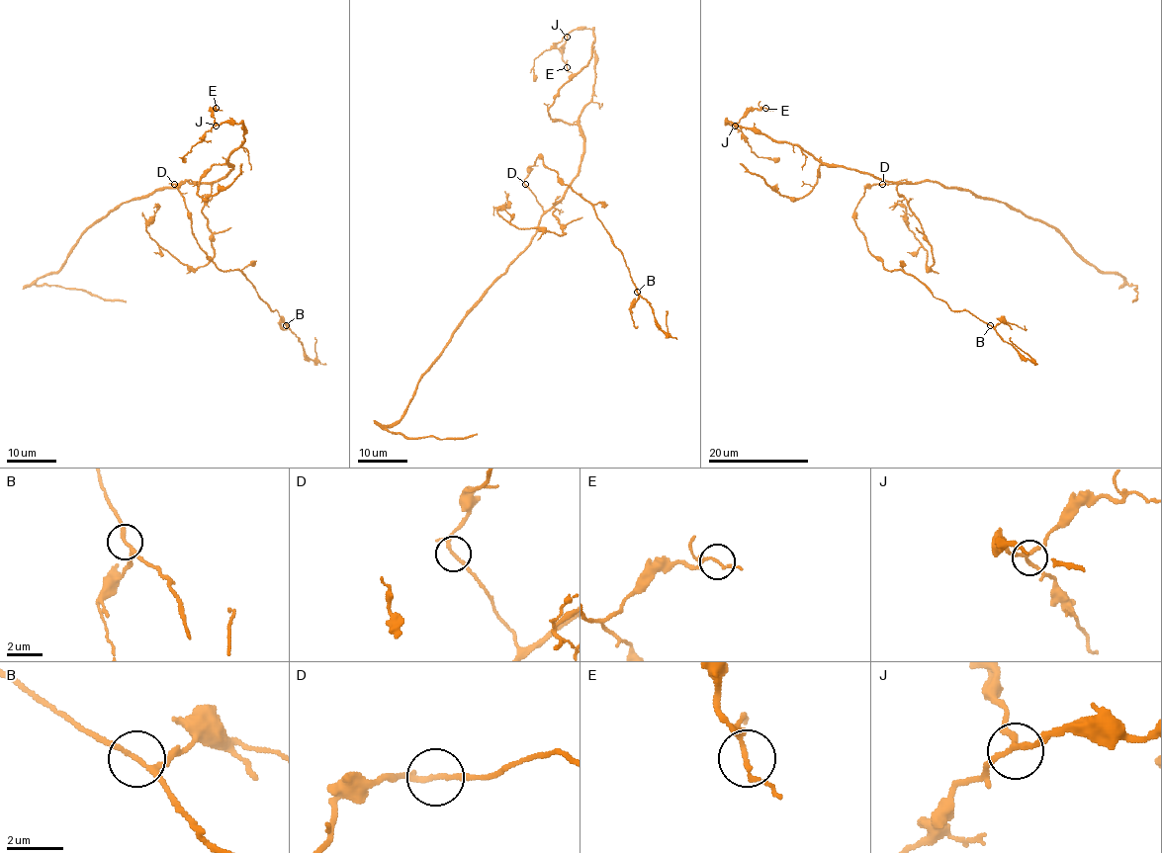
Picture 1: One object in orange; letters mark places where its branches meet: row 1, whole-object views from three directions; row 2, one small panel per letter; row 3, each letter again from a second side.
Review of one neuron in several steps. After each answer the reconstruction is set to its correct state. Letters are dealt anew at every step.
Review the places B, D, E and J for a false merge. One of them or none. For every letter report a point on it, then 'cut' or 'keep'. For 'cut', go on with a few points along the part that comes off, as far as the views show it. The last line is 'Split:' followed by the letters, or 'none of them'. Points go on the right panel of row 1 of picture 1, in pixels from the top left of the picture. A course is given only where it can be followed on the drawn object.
B: place (990, 325); keep
D: place (882, 184); keep
E: place (765, 108); keep
J: place (735, 126); keep
Split: none of them

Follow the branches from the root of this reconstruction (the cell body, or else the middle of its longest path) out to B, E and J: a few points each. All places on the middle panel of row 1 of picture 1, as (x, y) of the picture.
B: (543, 211), (524, 183), (528, 168), (538, 156), (565, 184), (592, 206), (597, 219), (621, 251), (637, 292)
E: (543, 211), (562, 197), (582, 156), (580, 114), (594, 83), (590, 29), (567, 36), (567, 67)
J: (543, 211), (578, 174), (580, 114), (594, 83), (592, 30), (574, 29), (567, 37)

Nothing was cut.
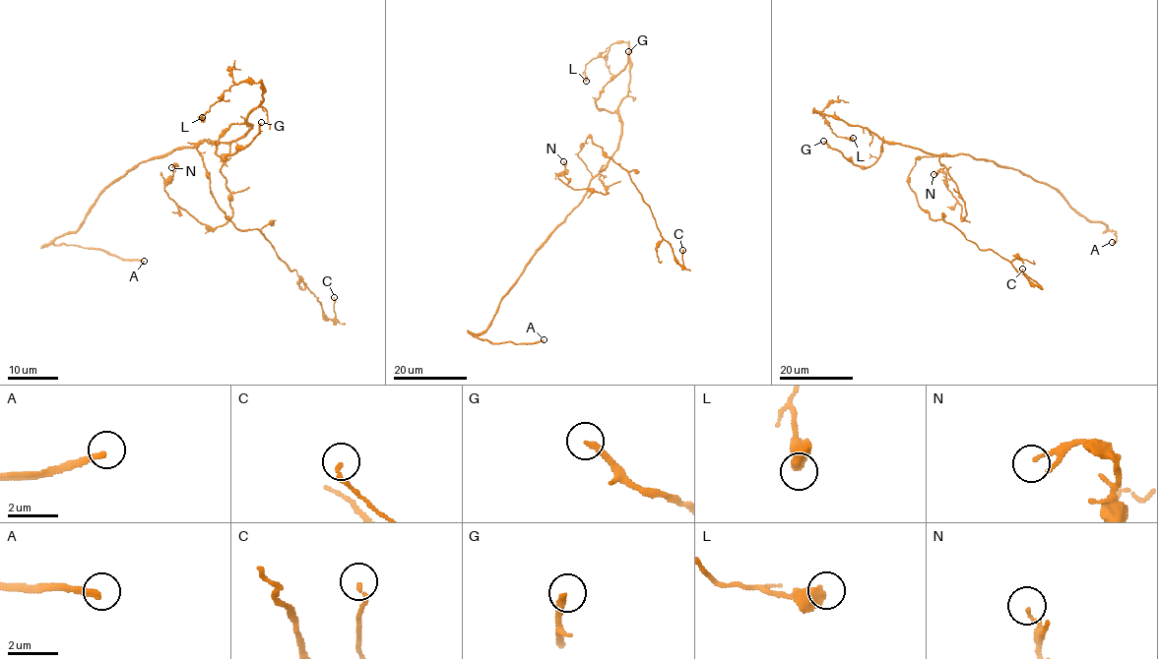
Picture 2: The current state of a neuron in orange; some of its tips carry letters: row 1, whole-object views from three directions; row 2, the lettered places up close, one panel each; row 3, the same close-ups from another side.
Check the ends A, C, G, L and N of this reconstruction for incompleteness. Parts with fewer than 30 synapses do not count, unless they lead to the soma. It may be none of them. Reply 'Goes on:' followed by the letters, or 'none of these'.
Goes on: A, G

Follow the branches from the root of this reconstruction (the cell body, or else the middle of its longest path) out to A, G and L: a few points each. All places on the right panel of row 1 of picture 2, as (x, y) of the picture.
A: (948, 154), (993, 160), (1052, 186), (1088, 219), (1101, 221), (1115, 230), (1117, 240), (1112, 242)
G: (948, 154), (932, 154), (908, 146), (883, 142), (879, 156), (869, 166), (860, 167), (823, 141)
L: (948, 154), (932, 154), (888, 143), (867, 128), (814, 111), (837, 137), (853, 138)

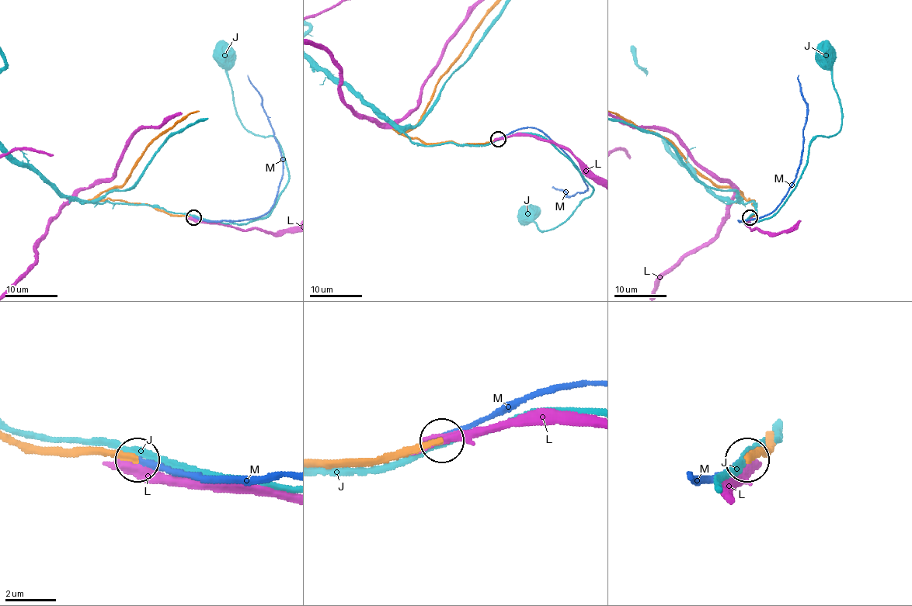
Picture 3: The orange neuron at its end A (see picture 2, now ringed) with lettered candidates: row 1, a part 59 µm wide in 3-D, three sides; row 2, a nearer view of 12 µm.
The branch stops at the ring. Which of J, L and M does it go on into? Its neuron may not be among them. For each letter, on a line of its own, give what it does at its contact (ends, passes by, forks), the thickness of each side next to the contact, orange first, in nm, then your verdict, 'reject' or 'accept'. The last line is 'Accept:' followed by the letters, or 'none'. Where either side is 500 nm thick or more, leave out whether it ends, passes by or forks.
J: it passes by; calibres 300 and 240 nm; reject
L: it ends; calibres 280 and 480 nm; reject
M: it ends; calibres 240 and 170 nm; reject
Accept: none

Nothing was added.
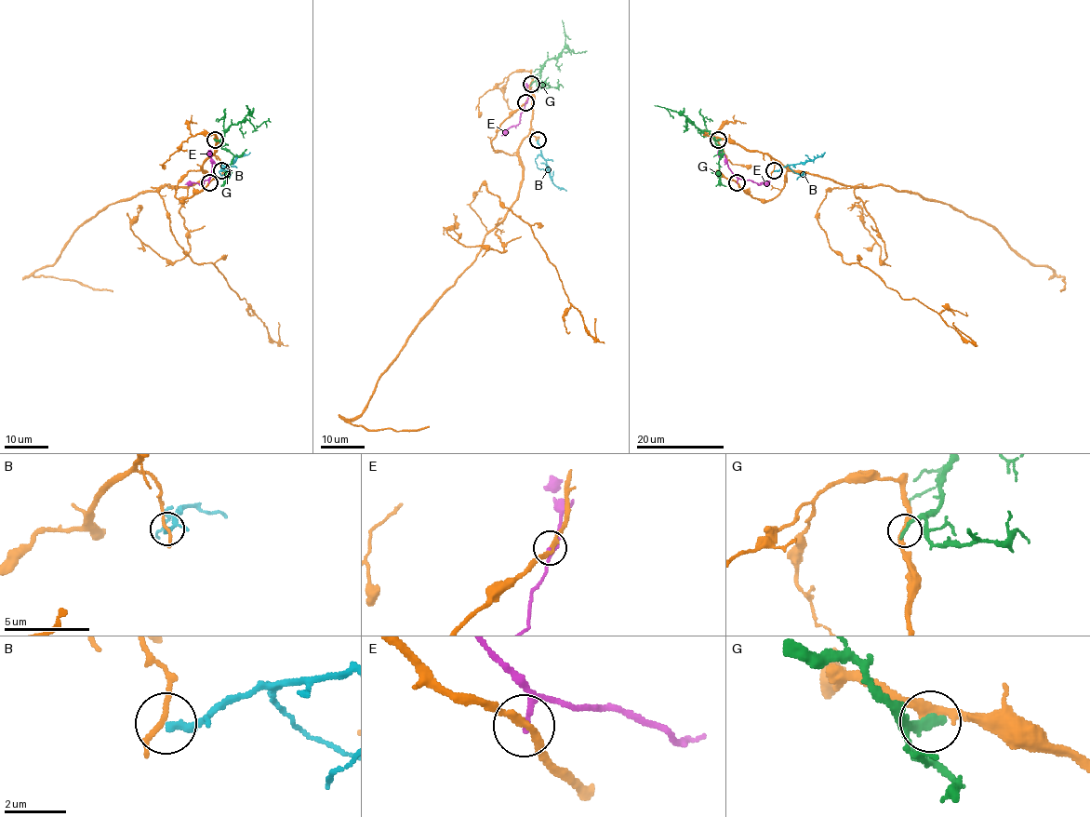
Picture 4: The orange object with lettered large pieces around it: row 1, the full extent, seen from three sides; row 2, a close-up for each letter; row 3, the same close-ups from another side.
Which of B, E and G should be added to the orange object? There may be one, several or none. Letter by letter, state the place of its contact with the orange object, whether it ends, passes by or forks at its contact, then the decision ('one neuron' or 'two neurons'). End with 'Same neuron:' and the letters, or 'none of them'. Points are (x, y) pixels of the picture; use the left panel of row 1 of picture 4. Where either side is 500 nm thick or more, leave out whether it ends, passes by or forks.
B: meets orange at (221, 170); it ends there; two neurons
E: meets orange at (209, 182); it passes by; two neurons
G: meets orange at (215, 140); it ends there; two neurons
Same neuron: none of them

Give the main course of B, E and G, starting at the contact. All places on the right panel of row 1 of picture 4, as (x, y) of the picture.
B: (774, 170), (815, 158), (825, 152)
E: (737, 182), (741, 179), (769, 183)
G: (719, 140), (680, 113), (654, 105)

